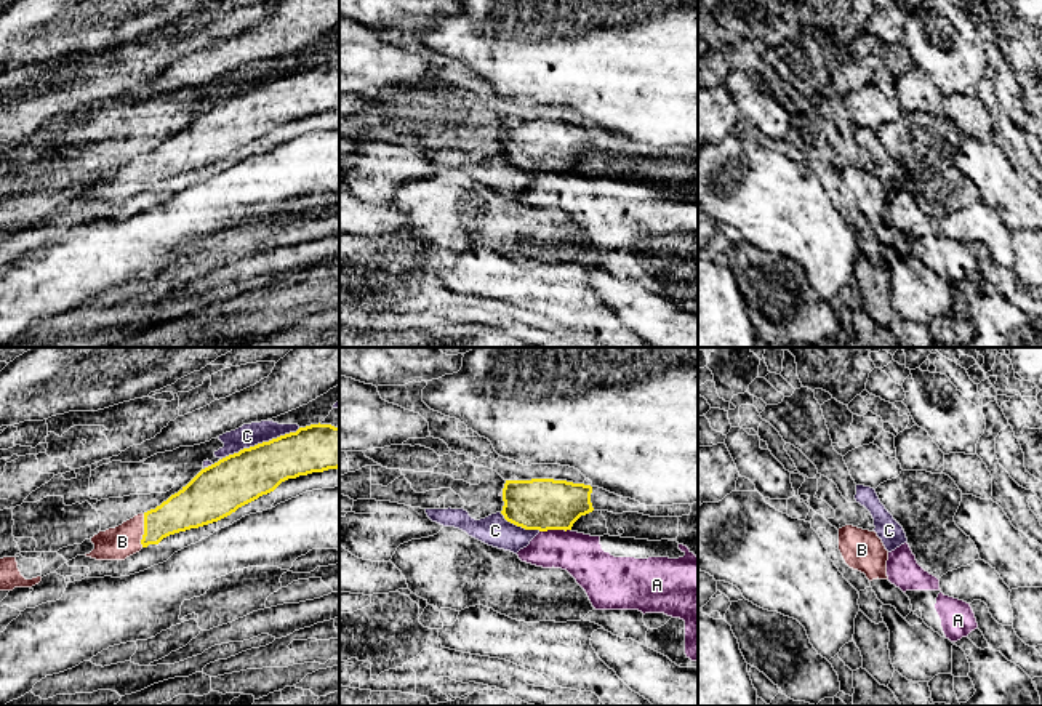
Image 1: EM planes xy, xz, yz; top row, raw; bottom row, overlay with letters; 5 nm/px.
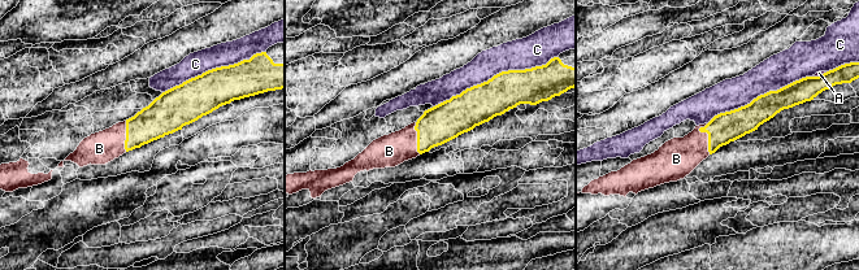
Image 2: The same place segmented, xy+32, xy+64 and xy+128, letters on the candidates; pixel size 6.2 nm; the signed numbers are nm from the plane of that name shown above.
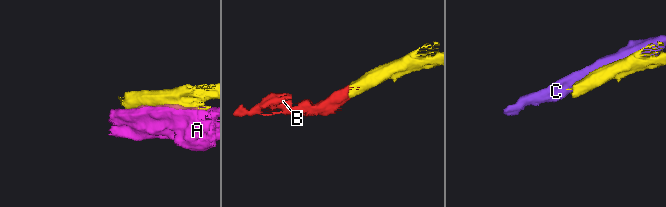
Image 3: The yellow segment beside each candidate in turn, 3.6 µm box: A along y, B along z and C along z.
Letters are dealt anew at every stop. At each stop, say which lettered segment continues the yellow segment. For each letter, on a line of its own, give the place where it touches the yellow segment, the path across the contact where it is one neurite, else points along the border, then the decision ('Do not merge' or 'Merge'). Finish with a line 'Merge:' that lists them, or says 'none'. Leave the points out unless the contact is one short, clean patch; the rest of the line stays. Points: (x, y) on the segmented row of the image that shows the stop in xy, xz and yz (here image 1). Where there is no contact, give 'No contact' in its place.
A: Touches yellow at xz (554, 529). Do not merge
B: Touches yellow at xy (144, 530). Path across: xy (186, 509), (144, 530), (122, 541). Merge
C: Touches yellow at xy (263, 442). Do not merge
Merge: B

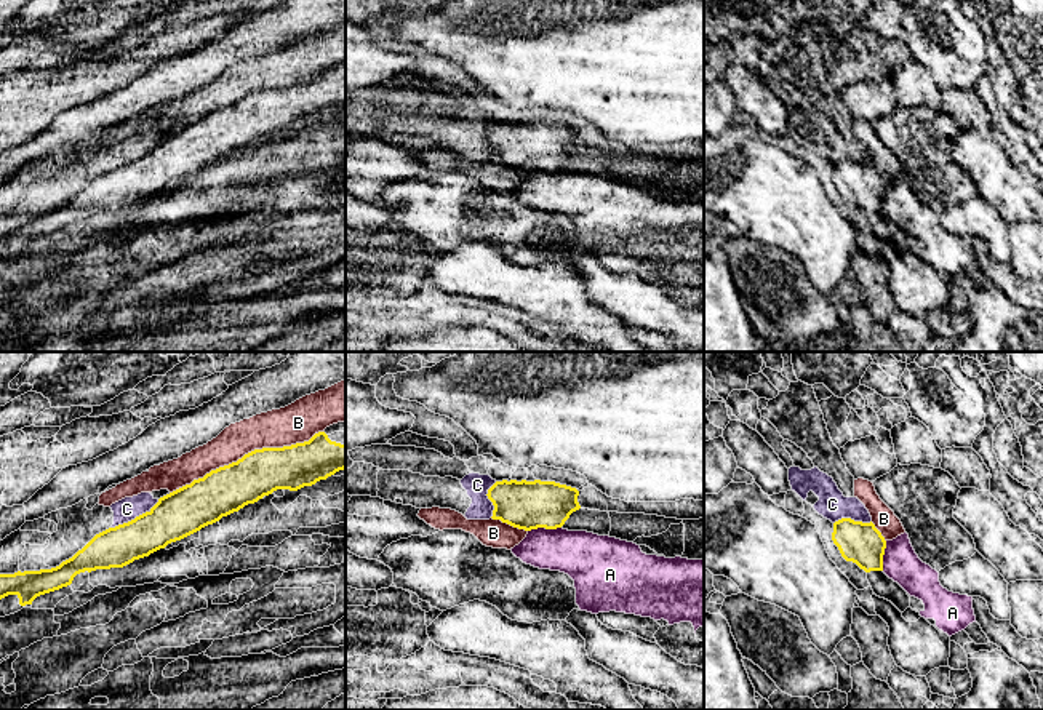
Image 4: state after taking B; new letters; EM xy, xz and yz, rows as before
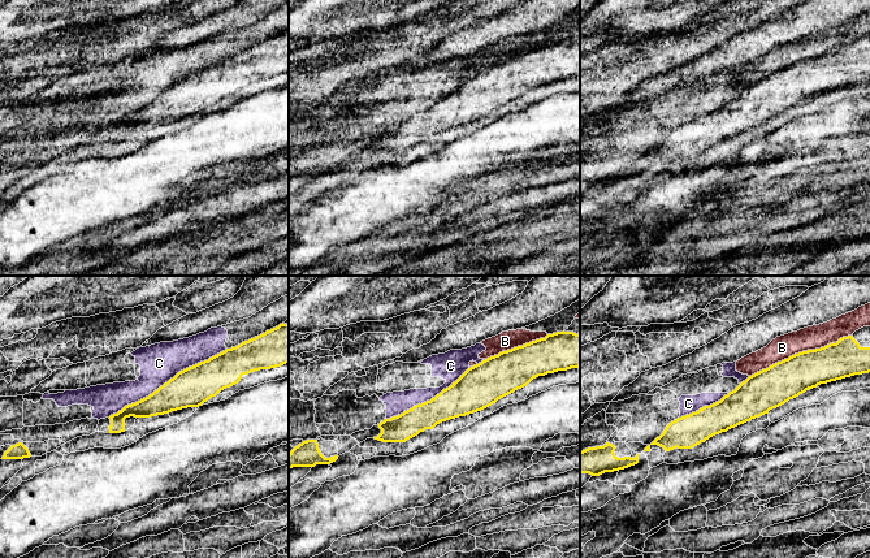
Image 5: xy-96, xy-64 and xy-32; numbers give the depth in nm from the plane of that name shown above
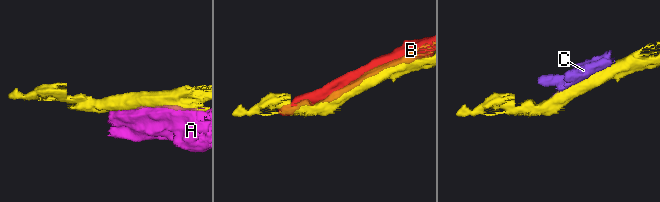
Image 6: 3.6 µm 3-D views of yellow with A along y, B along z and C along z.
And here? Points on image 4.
A: Touches yellow at xz (544, 526). Do not merge
B: Touches yellow at xy (248, 453). Do not merge
C: Touches yellow at xy (136, 517). Do not merge
Merge: none

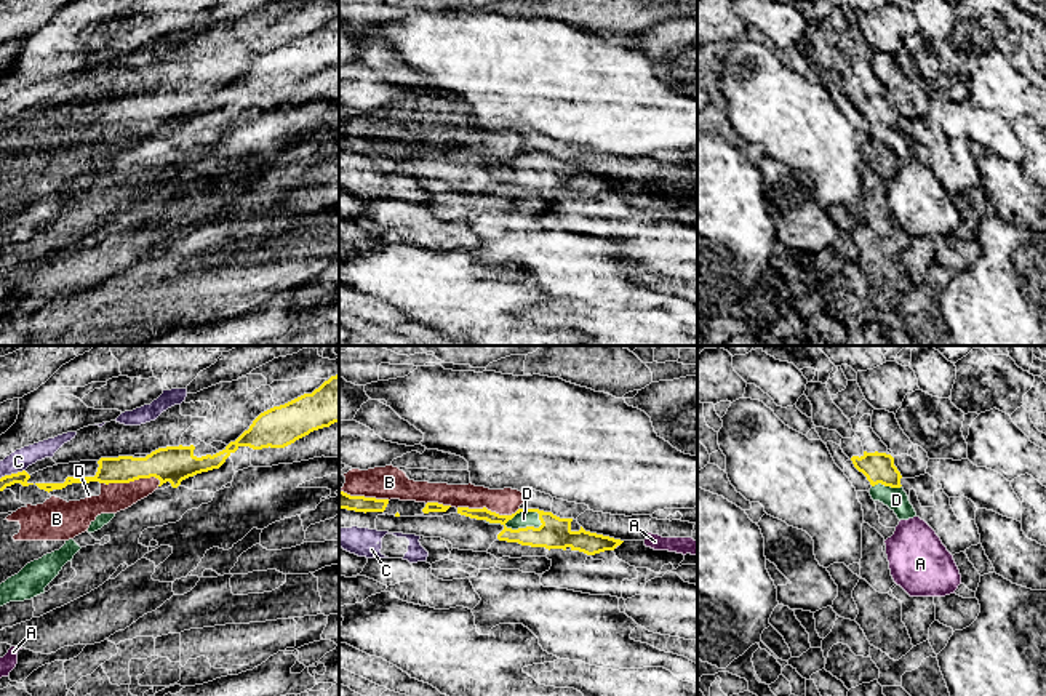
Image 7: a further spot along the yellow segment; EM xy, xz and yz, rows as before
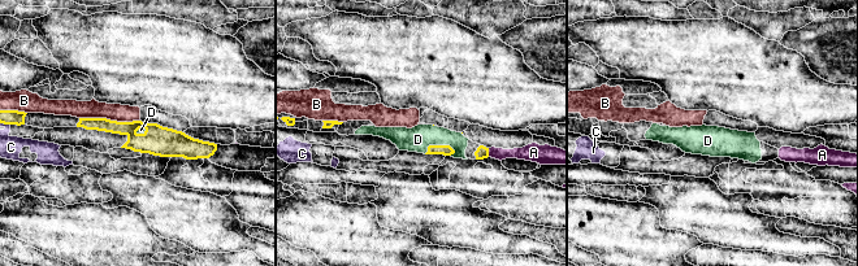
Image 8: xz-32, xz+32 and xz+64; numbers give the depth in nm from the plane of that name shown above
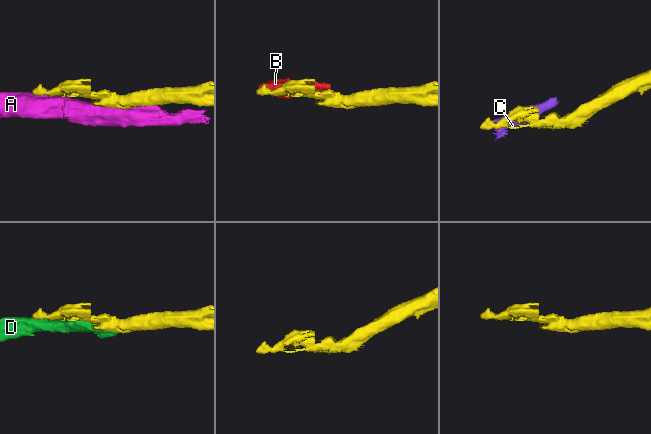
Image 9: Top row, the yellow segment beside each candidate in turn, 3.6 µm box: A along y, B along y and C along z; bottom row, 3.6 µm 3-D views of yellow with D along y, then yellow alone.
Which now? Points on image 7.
A: Touches yellow at xz (616, 546). Boundary: xz (618, 544), (614, 548). Do not merge
B: Touches yellow at xy (130, 480). Do not merge
C: Touches yellow at xy (11, 474). Boundary: xy (24, 469), (5, 474), (0, 479). Do not merge
D: Touches yellow at xz (514, 530). Merge
Merge: D

